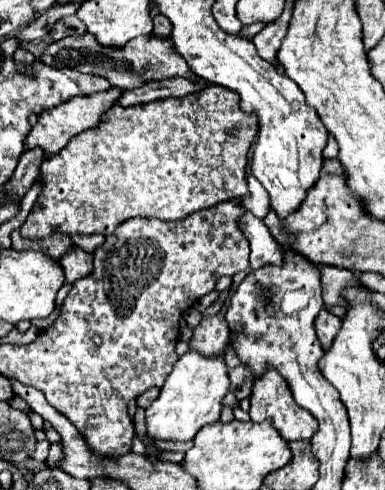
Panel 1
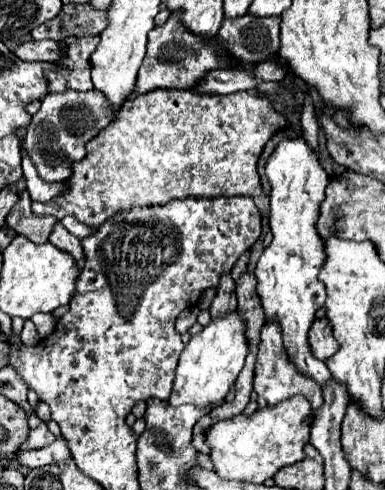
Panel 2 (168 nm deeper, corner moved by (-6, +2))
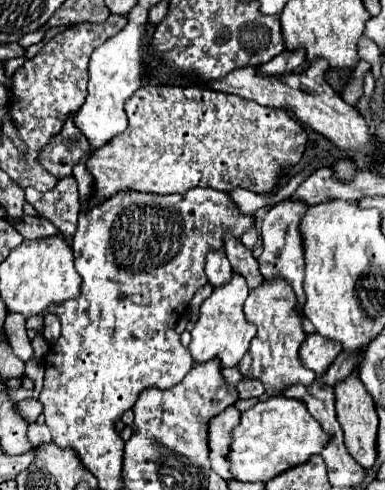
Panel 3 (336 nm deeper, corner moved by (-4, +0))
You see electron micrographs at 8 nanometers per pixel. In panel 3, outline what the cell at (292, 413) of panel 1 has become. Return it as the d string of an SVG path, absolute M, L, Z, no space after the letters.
M269 278L257 290L251 290L249 298L245 300L245 314L251 324L255 324L257 334L251 340L247 354L239 362L239 370L245 378L261 380L267 394L275 396L289 384L305 384L309 386L315 378L315 372L305 368L299 360L299 348L305 342L303 330L303 316L297 312L297 298L293 288L285 278Z

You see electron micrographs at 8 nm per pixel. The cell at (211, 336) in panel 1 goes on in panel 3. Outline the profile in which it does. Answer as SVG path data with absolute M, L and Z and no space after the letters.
M211 250L207 264L205 264L205 274L213 286L221 286L231 280L231 266L229 260L225 258L223 250Z

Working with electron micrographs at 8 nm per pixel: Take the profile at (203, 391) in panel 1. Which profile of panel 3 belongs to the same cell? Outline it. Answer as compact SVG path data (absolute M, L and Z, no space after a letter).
M233 274L233 278L227 284L213 288L213 294L201 304L199 320L191 330L193 340L189 344L189 352L195 364L207 362L211 358L219 358L223 366L239 364L243 354L249 350L249 342L253 338L253 324L247 322L243 312L243 302L247 300L247 296L249 288L245 278L241 278L241 274Z

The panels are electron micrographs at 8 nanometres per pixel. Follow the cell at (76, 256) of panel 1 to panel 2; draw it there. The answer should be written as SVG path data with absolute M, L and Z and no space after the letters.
M57 222L57 224L55 224L55 228L53 228L53 232L51 232L49 242L51 242L53 246L57 246L59 250L63 250L63 252L71 254L71 256L75 258L75 262L83 260L83 246L81 246L81 240L79 240L77 236L69 234L69 232L63 228L63 224L61 224L61 222Z

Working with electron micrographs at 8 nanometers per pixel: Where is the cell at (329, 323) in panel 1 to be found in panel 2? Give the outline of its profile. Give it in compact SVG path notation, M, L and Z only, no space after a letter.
M319 318L313 322L309 330L309 344L319 360L327 360L337 352L339 346L331 336L331 324L327 324L327 318Z

